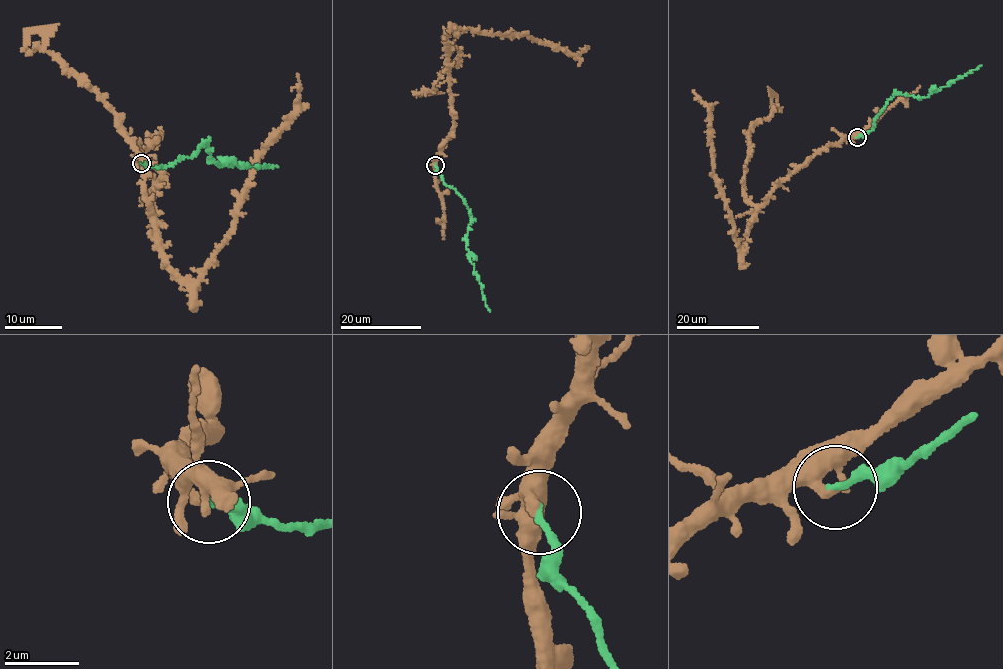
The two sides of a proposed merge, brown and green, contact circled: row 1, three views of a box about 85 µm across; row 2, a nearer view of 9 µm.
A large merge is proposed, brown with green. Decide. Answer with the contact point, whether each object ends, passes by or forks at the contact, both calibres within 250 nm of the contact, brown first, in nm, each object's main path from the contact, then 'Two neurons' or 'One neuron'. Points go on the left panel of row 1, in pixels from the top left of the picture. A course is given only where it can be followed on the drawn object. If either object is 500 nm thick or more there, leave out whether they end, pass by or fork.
Place: (141, 163). At the ring brown ends. At the ring green ends. Thickness 280 nm (brown) against 190 nm. Course of brown: (142, 163), (161, 173), (151, 194), (162, 259), (191, 285), (231, 231), (256, 156), (294, 109), (298, 73). Course of green: (142, 163), (165, 167), (181, 158), (187, 158), (204, 144), (220, 166), (235, 164), (240, 168), (278, 167). Two neurons

